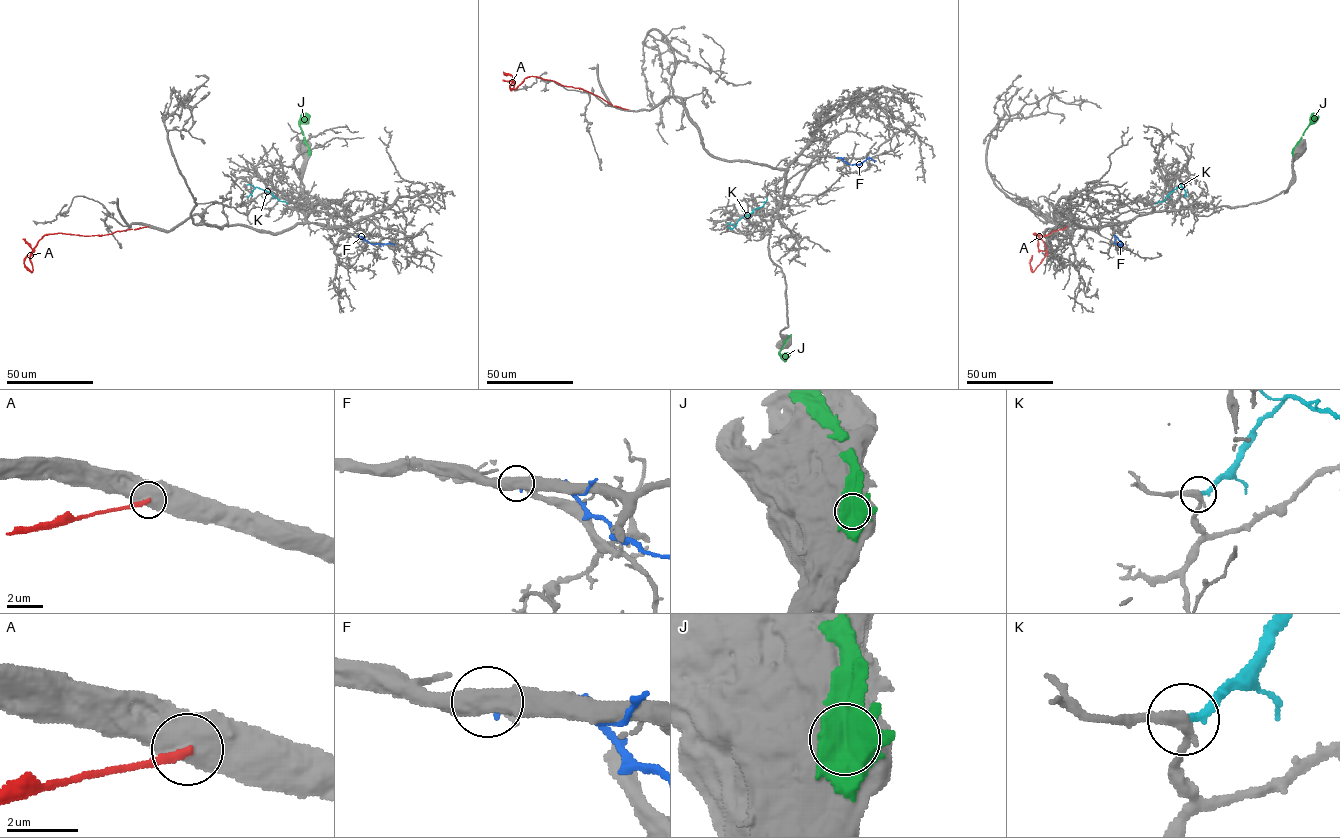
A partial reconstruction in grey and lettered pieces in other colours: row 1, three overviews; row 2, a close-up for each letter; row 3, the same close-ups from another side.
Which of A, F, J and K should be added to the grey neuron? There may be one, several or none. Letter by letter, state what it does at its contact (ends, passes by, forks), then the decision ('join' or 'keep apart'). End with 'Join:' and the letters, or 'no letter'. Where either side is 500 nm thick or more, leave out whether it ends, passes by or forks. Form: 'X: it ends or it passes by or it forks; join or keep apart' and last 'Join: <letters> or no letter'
A: keep apart
F: it ends; keep apart
J: keep apart
K: it ends; keep apart
Join: no letter

